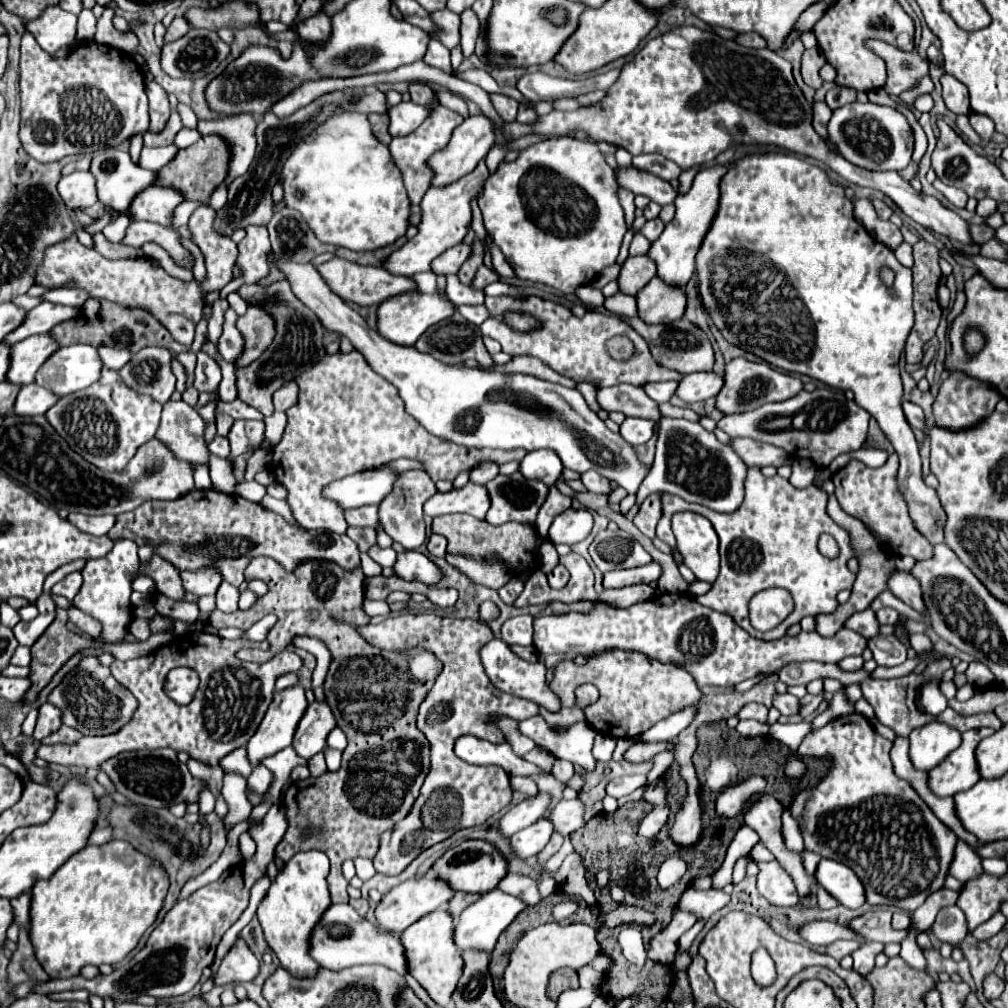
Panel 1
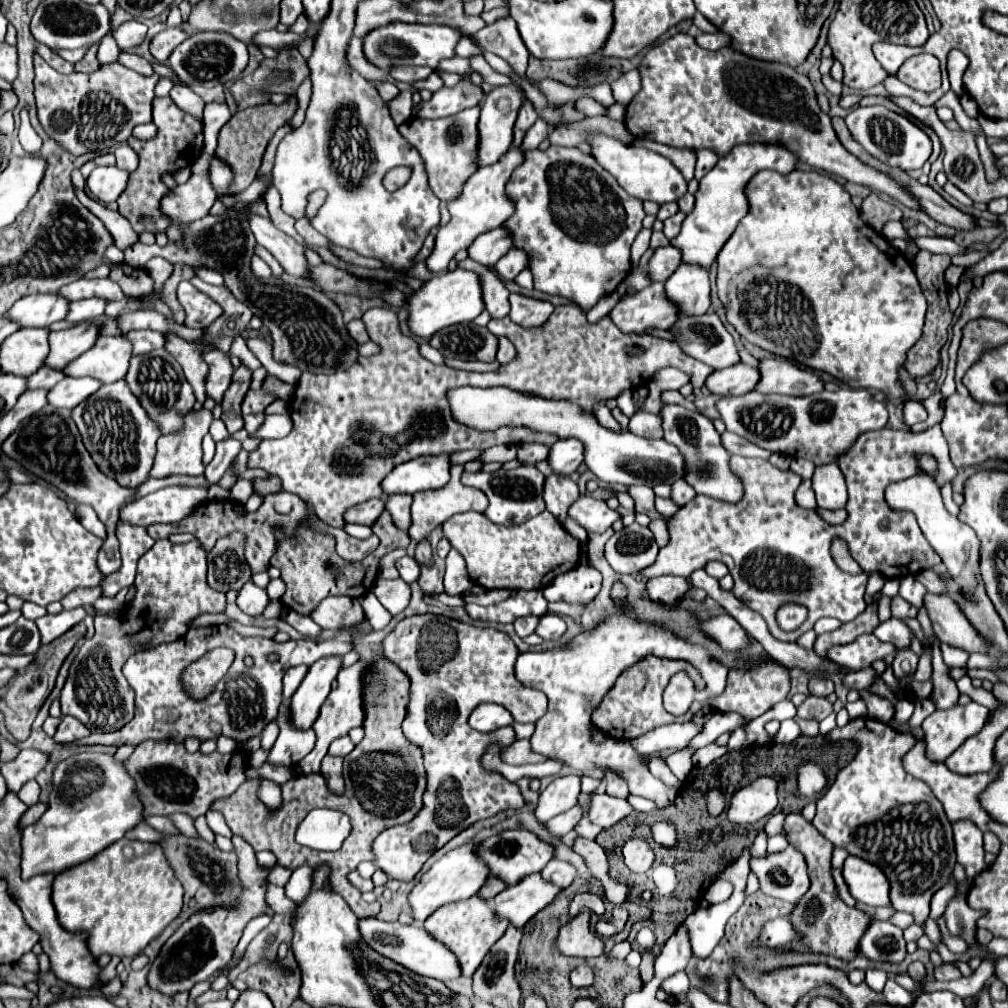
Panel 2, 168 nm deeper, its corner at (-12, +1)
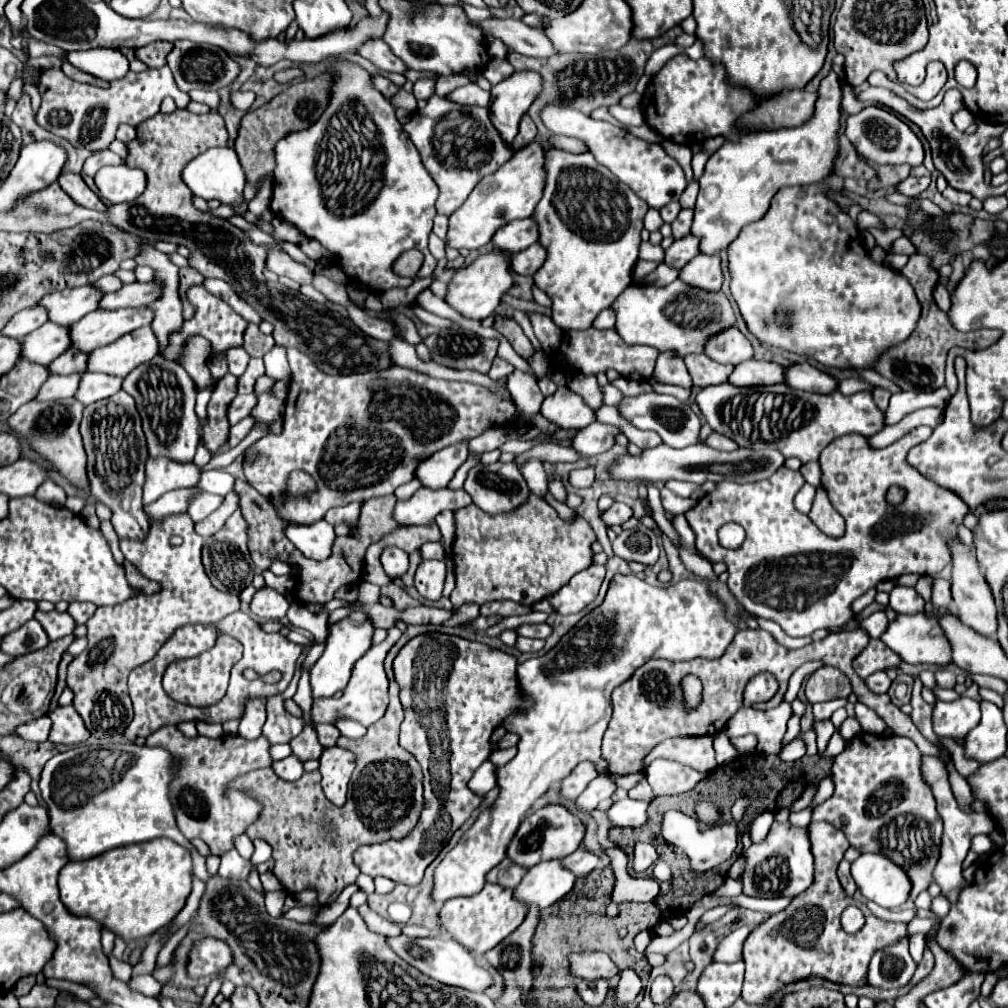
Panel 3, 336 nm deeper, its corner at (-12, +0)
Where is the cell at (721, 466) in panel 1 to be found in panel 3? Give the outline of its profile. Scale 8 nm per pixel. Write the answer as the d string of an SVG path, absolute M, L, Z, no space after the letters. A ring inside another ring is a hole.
M645 393L639 397L625 397L619 405L619 411L623 417L627 417L635 427L639 429L653 429L665 445L671 447L689 447L689 445L699 445L699 431L701 431L701 419L695 415L695 411L687 405L681 403L679 399L671 395L659 395L659 393Z

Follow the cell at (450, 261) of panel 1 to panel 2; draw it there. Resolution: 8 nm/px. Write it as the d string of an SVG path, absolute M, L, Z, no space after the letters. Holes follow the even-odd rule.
M501 226L481 234L481 238L477 238L473 246L469 246L469 258L483 266L493 266L511 248L513 248L513 236L509 234L507 228Z

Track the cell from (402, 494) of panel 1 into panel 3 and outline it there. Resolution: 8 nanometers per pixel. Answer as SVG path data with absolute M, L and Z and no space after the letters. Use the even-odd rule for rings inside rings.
M421 559L415 573L415 587L423 599L437 601L445 583L445 561Z

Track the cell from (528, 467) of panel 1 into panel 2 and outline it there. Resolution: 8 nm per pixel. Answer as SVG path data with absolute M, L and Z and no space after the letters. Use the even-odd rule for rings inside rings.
M565 438L551 446L549 462L553 472L569 476L583 462L583 444L577 438Z

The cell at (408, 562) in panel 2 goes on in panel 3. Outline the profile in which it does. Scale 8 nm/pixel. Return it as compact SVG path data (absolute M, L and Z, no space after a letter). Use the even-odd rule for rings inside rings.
M387 547L381 555L381 563L383 563L383 569L391 575L391 577L401 577L407 573L409 569L409 559L407 559L407 553L397 549L397 547Z

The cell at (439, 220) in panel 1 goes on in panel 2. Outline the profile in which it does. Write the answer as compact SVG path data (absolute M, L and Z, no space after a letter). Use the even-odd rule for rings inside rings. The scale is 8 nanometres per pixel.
M511 148L505 156L501 156L499 162L489 164L489 166L481 166L471 178L469 184L465 184L465 190L461 192L461 198L457 202L449 202L449 214L451 220L445 226L439 226L439 232L435 236L435 248L433 254L427 258L427 266L433 272L443 272L449 264L449 260L459 252L465 250L473 244L473 240L483 234L489 232L493 228L499 228L505 220L509 220L515 212L515 202L507 196L505 192L505 184L509 182L513 170L517 166L521 166L525 160L525 152L521 148Z

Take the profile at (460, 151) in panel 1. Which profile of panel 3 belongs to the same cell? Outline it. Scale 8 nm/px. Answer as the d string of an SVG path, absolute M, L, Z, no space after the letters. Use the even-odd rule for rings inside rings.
M533 71L513 73L505 81L491 87L489 119L497 127L505 143L513 143L521 117L531 107L533 99L541 91L541 77Z

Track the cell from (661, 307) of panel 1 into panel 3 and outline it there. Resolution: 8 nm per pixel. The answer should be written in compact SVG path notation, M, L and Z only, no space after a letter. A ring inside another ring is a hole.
M697 255L679 271L679 279L703 291L717 291L723 283L719 255Z

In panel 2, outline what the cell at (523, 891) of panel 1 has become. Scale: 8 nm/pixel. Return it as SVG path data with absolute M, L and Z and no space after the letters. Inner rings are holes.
M551 860L543 870L541 874L545 874L545 878L549 878L551 882L557 882L557 886L561 888L567 888L575 876L577 876L577 870L573 864L569 862L563 862L563 860Z

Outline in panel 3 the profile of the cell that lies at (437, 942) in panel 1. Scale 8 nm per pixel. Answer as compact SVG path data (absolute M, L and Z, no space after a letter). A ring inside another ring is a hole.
M487 883L483 891L479 891L473 897L457 897L449 899L441 911L439 911L439 923L441 927L453 935L457 943L461 943L469 953L483 955L489 949L493 949L497 943L501 943L507 935L511 935L525 919L525 905L515 901L511 897L511 889L503 889L499 885Z

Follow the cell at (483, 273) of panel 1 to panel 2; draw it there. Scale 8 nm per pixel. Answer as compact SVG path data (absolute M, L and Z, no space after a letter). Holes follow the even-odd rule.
M513 248L513 250L509 250L509 254L505 254L505 258L501 258L497 264L495 264L495 268L497 268L497 272L503 276L503 278L507 278L507 280L513 280L521 270L525 270L529 266L529 256L527 256L527 252L525 250L517 250L517 248Z

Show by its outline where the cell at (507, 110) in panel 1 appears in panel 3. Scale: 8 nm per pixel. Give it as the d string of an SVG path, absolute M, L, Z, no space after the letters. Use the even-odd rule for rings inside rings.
M525 115L525 117L521 119L519 133L517 133L515 141L513 141L513 149L521 149L521 147L525 147L527 143L531 143L531 141L535 139L535 135L537 135L537 127L535 127L535 123L531 121L529 115Z

